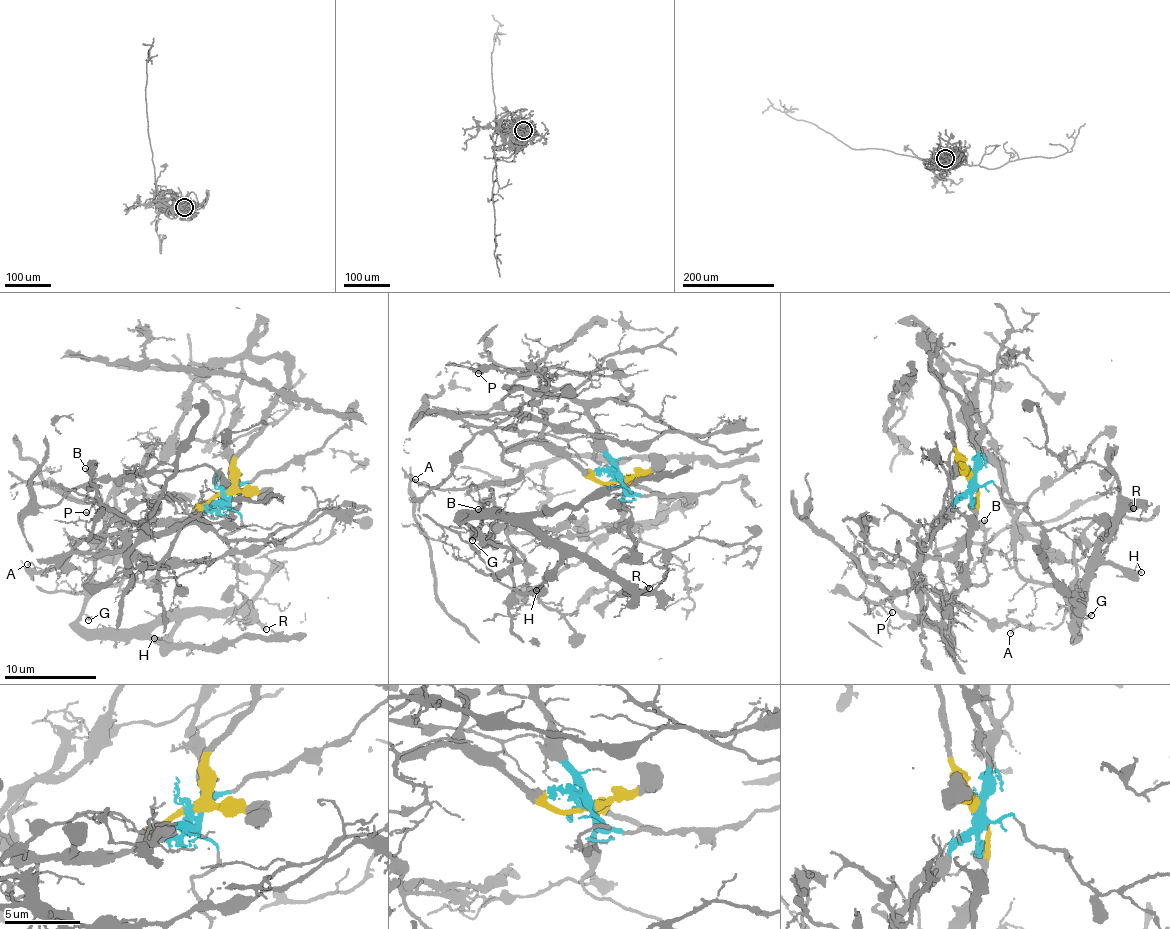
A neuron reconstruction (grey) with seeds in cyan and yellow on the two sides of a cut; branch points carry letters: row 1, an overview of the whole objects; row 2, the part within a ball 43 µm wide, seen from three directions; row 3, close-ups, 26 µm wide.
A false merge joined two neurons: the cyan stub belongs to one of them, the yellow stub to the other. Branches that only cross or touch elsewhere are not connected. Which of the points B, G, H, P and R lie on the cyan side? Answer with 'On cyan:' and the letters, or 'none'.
On cyan: B, P

